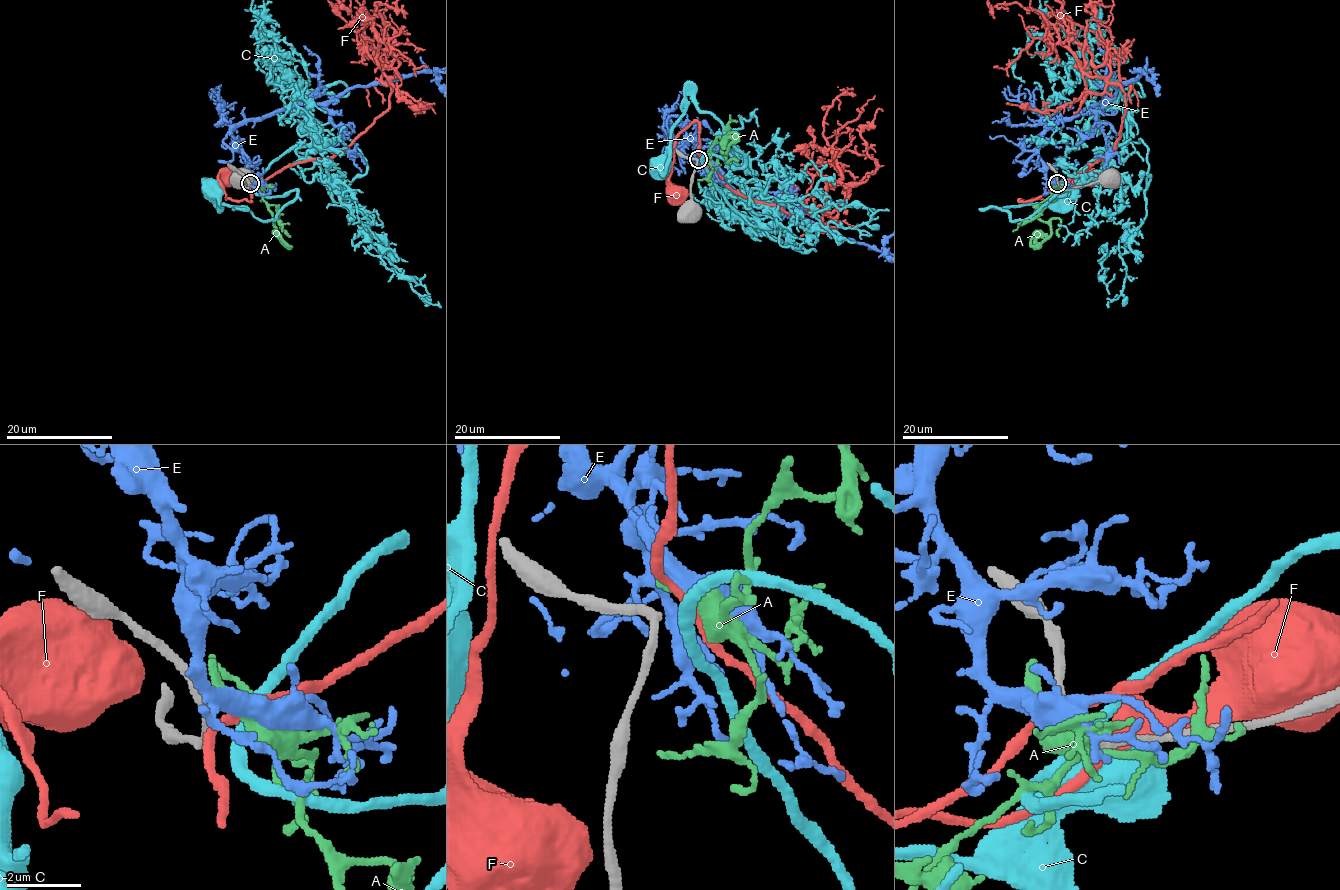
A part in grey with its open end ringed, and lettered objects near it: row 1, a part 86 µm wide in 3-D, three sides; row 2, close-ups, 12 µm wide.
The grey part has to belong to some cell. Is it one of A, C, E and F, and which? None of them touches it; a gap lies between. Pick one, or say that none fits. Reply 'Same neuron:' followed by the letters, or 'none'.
Same neuron: E

